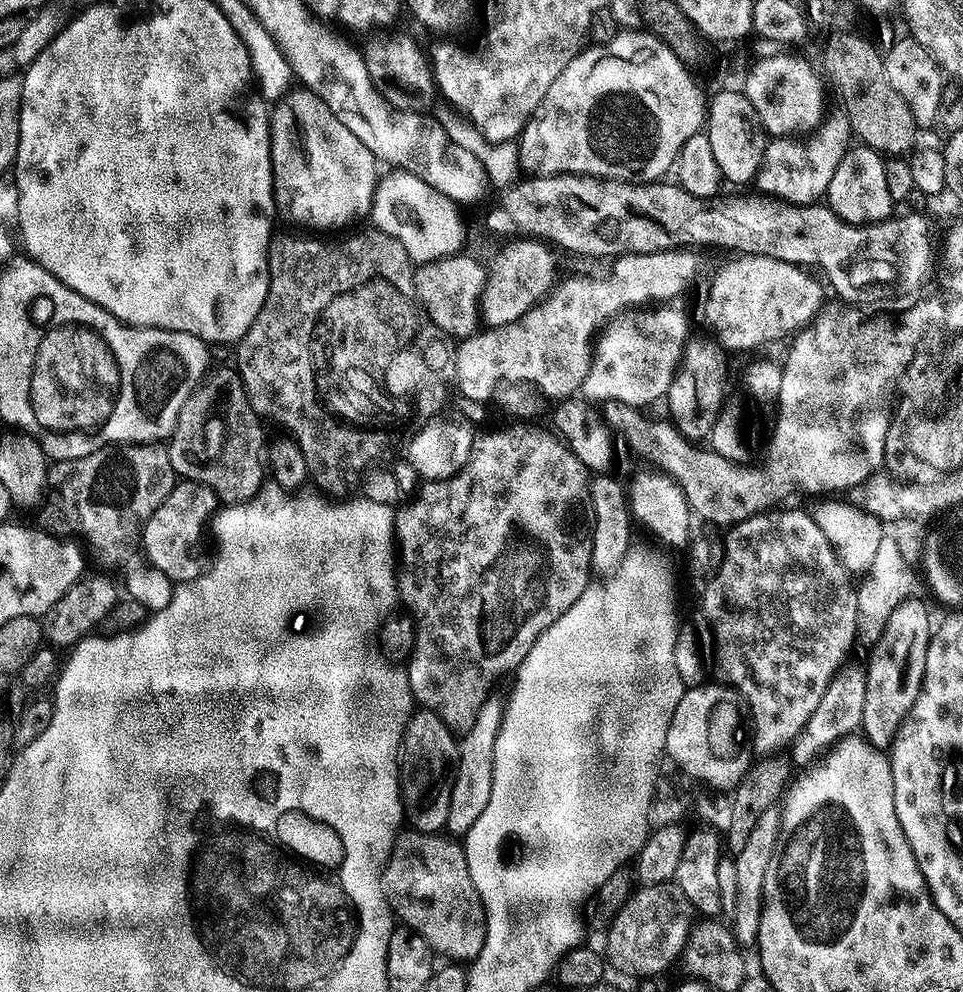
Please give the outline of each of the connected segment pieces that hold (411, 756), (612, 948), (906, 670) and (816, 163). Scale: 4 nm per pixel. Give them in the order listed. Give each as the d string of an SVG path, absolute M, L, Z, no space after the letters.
M416 710L404 725L400 758L400 803L404 805L403 819L417 832L443 833L448 827L450 790L456 777L456 761L460 745L451 728L447 728L431 710Z
M671 883L637 887L608 927L606 960L628 976L656 976L683 957L694 927L692 903Z
M909 598L890 614L885 630L876 644L871 645L866 665L866 700L862 711L862 735L876 748L884 750L899 734L918 698L926 670L926 650L932 641L934 620L928 617L928 608L917 598Z
M842 114L829 115L803 144L800 138L772 138L765 143L764 157L756 172L755 187L763 195L790 204L814 204L827 193L838 162L848 153L854 137L850 122Z

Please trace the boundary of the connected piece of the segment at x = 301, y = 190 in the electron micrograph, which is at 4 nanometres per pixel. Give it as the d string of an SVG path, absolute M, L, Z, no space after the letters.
M307 90L296 91L291 91L270 112L272 126L272 186L276 190L277 209L281 213L285 212L294 223L305 224L308 228L344 228L347 224L362 219L363 216L365 219L372 211L372 199L376 193L376 181L378 179L376 156L370 154L370 150L366 150L366 146L362 146L362 142L358 142L358 138L354 138L354 134L350 134L350 130L346 130L346 126L342 126L342 122L338 122L338 118L334 118L334 114L330 114L330 106L326 106L326 102L322 102L322 98L318 98L313 92Z

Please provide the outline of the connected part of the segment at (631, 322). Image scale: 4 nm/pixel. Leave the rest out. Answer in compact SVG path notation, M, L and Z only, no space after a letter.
M668 304L630 310L609 321L595 343L591 368L583 380L581 395L590 402L618 400L625 402L626 405L643 408L649 407L648 404L658 400L663 401L668 395L670 382L676 375L676 371L670 364L670 346L674 346L674 338L678 338L680 330L682 330L680 326L674 328L672 324L672 309Z

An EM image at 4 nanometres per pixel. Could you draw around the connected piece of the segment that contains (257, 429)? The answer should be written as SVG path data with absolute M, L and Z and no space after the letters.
M228 368L213 371L193 392L166 444L177 477L206 486L225 505L255 496L266 480L265 425L250 406L240 373Z

